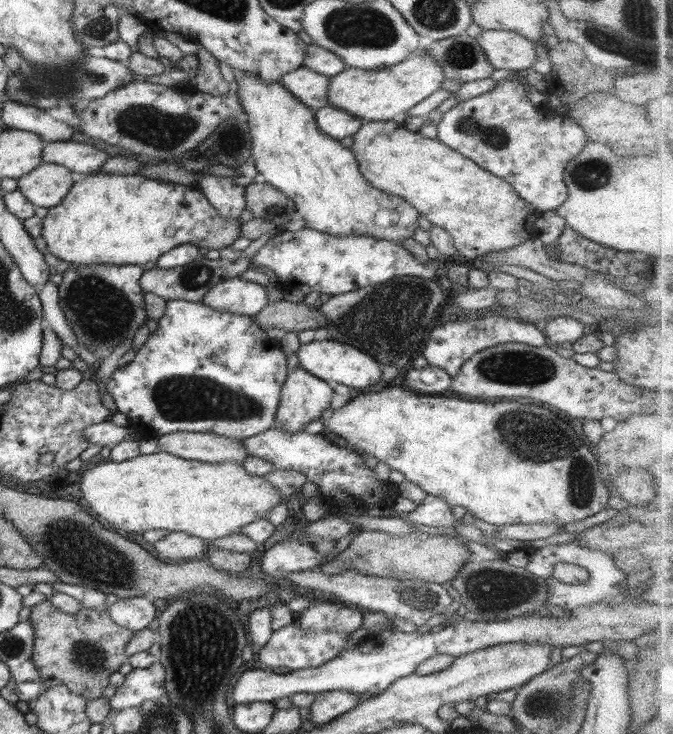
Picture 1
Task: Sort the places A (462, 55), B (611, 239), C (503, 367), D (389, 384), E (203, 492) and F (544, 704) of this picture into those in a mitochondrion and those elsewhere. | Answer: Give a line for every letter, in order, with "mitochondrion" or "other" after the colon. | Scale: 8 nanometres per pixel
A: mitochondrion
B: other
C: mitochondrion
D: other
E: other
F: mitochondrion

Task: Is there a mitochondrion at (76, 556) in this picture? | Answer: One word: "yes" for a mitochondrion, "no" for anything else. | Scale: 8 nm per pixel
yes

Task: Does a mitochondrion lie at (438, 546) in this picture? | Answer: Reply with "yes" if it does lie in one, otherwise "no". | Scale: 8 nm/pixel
no

